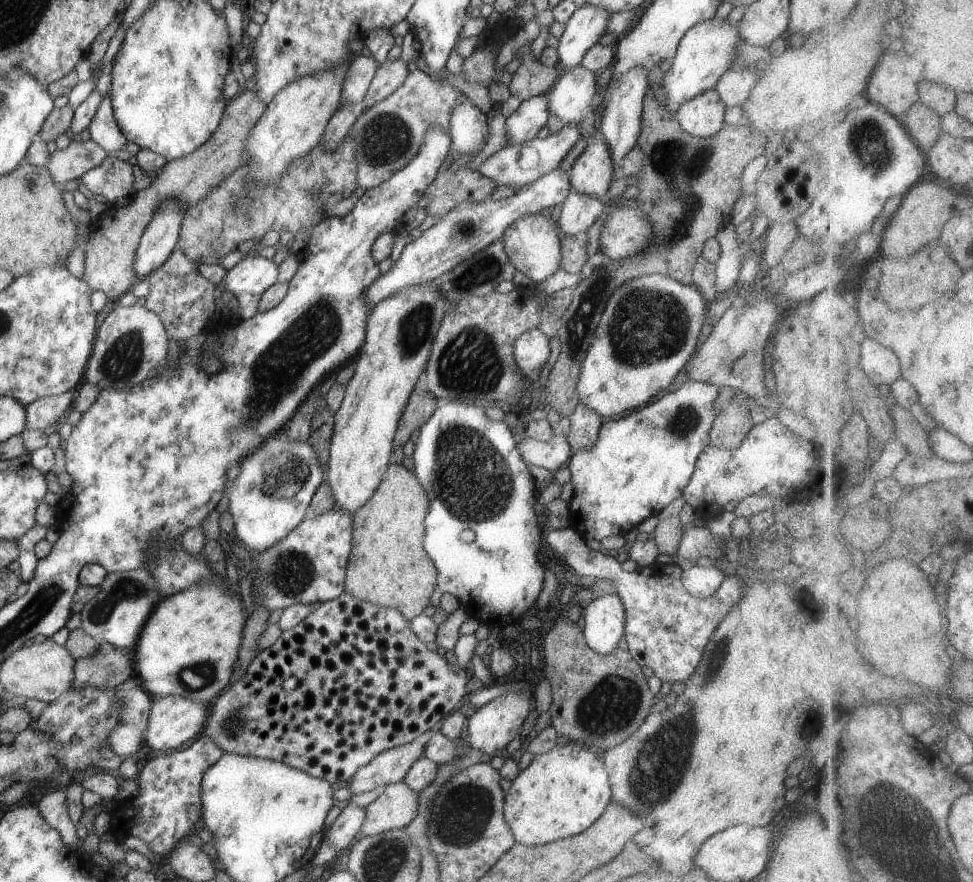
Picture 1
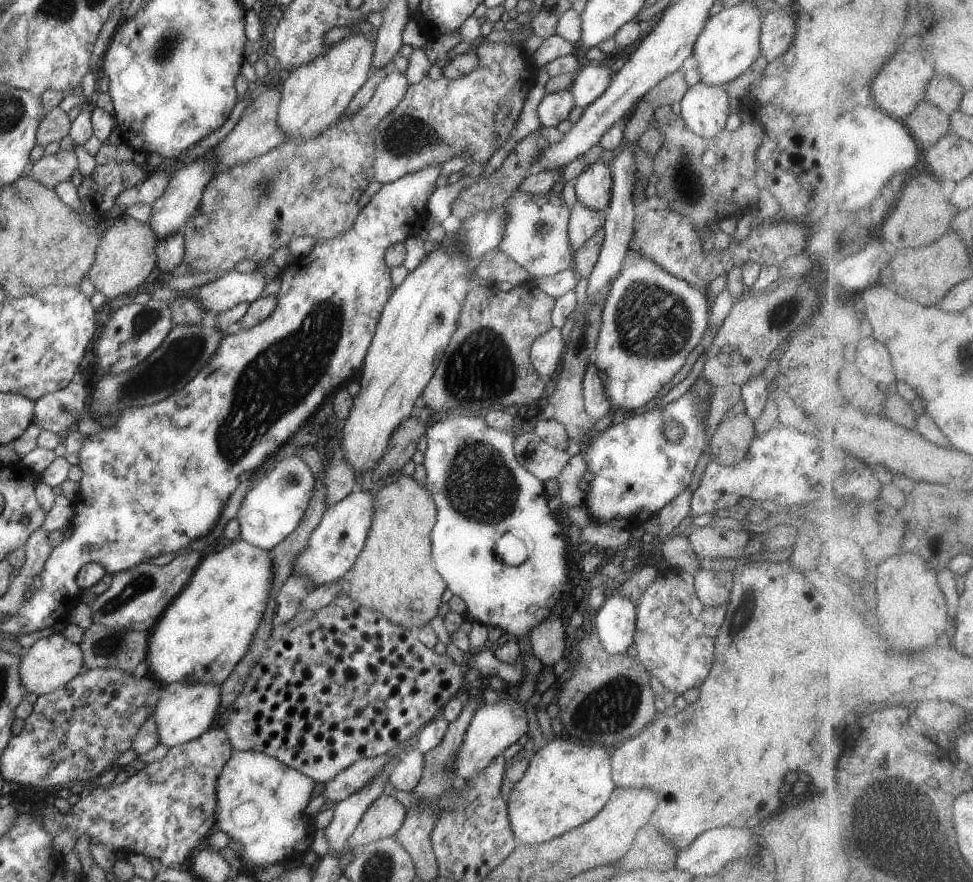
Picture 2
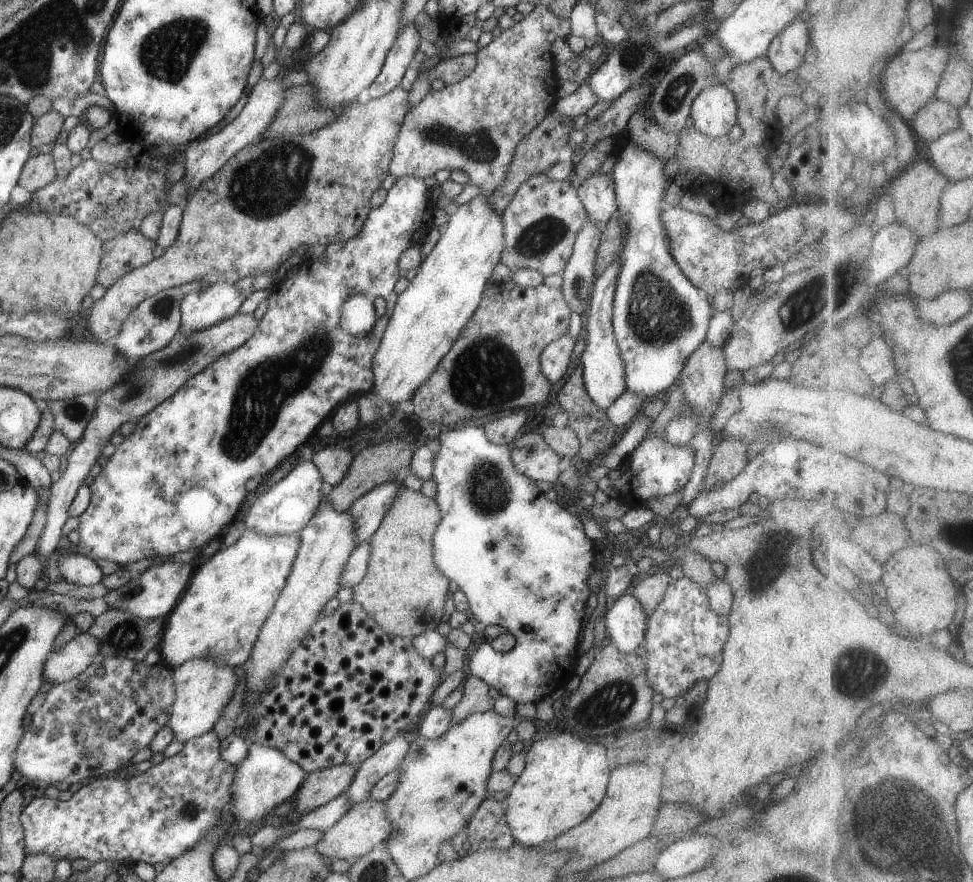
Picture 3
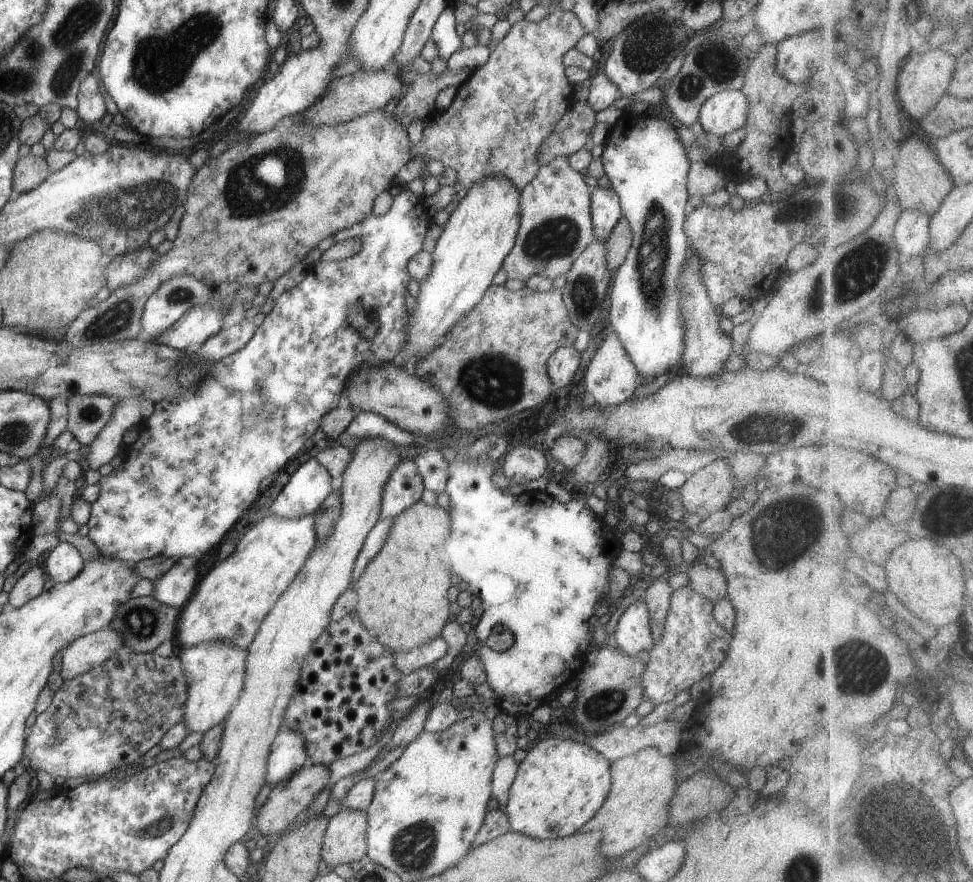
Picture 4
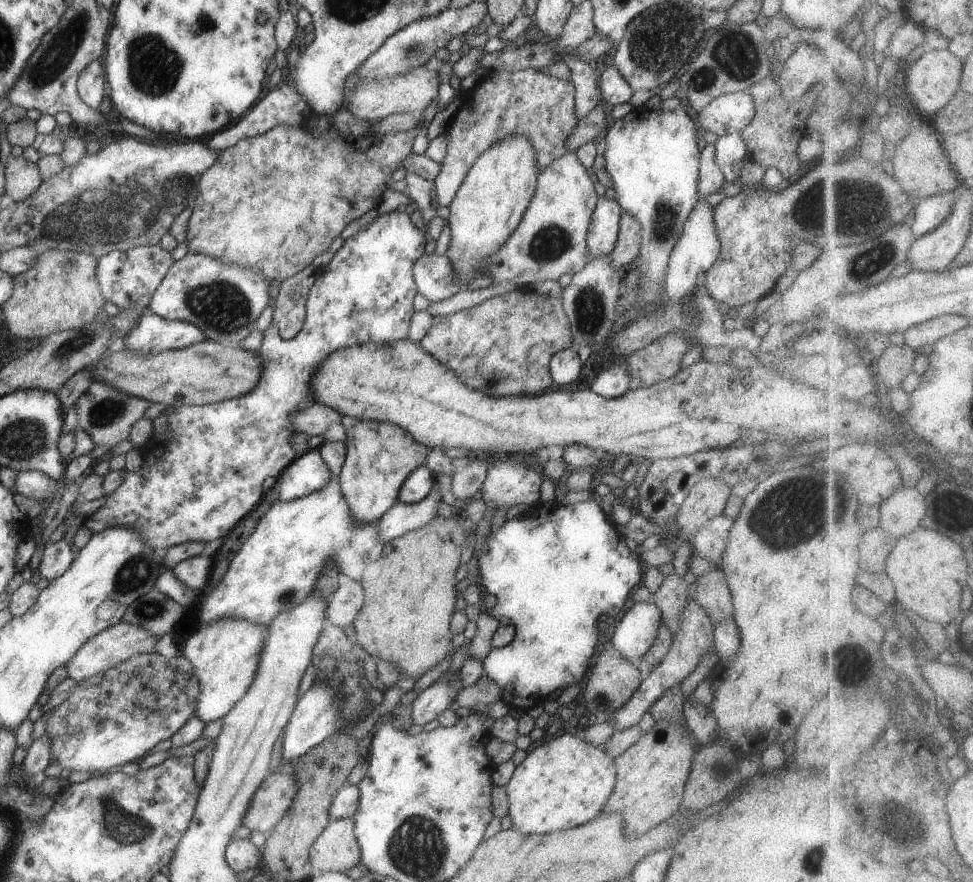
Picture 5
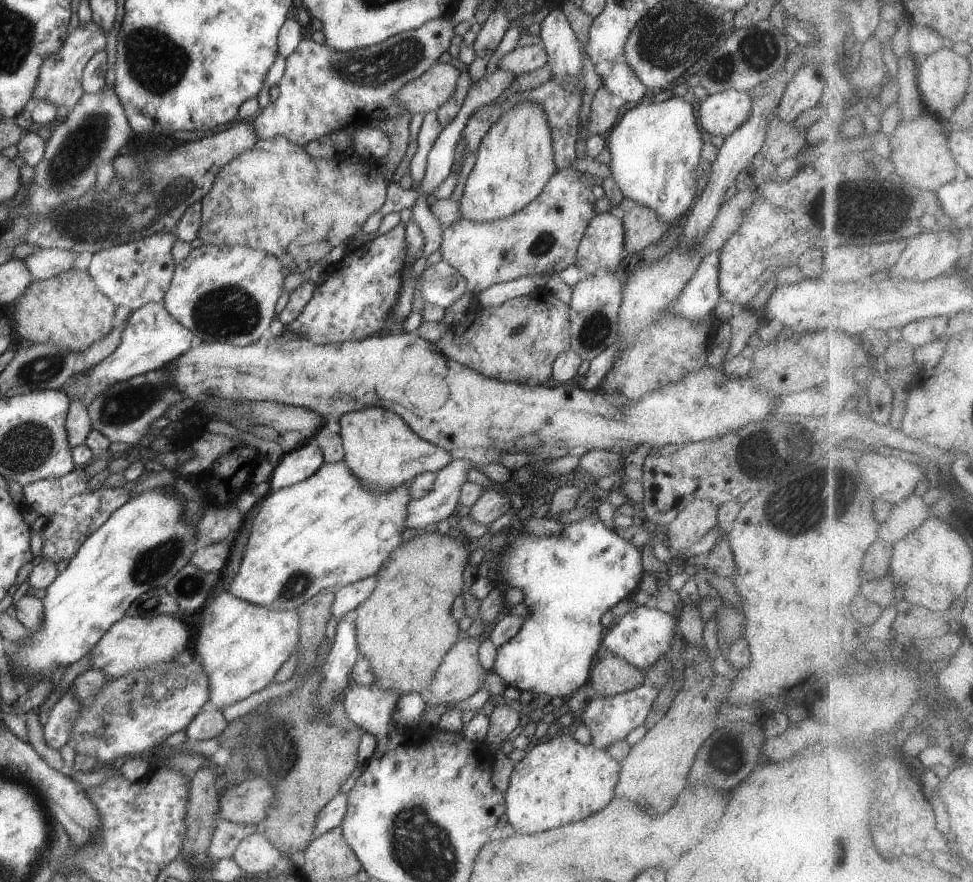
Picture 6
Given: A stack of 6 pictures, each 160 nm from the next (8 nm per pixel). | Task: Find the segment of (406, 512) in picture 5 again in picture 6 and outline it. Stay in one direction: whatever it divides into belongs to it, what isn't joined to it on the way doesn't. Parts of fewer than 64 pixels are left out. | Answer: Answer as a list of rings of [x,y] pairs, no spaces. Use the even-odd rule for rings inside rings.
[[[454,459],[435,473],[433,489],[426,496],[408,503],[407,528],[424,530],[426,525],[449,517],[460,506],[462,487],[468,482],[468,471],[474,466],[469,460]]]

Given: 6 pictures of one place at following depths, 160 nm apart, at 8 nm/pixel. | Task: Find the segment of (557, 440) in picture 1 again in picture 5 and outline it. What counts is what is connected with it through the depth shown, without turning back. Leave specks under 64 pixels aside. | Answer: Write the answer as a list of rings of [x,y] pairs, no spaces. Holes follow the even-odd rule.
[[[498,460],[487,470],[487,477],[483,482],[478,494],[480,500],[488,506],[493,505],[502,512],[514,505],[526,505],[532,507],[540,500],[540,484],[543,482],[541,476],[535,471],[526,469],[522,464],[514,460]]]

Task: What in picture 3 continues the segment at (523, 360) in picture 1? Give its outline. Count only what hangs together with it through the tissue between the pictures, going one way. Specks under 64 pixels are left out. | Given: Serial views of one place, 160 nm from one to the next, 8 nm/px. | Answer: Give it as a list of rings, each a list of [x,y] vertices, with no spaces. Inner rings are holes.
[[[566,334],[552,341],[542,351],[541,369],[550,384],[554,384],[566,376],[566,370],[570,366],[570,358],[573,357],[574,345],[574,338],[570,334]]]

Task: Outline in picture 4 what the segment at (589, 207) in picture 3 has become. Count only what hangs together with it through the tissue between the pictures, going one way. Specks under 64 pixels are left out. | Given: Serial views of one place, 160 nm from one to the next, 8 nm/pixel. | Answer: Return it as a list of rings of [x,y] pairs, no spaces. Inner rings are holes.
[[[596,187],[592,189],[591,196],[591,221],[596,240],[606,242],[612,229],[622,218],[619,195],[613,189]]]

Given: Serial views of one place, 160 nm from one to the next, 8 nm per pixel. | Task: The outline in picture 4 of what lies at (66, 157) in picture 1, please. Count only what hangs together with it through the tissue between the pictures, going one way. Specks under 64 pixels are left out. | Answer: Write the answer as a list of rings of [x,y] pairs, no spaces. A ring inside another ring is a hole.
[[[28,154],[19,158],[13,170],[12,198],[15,199],[22,193],[30,192],[40,186],[49,174],[48,163],[44,157]]]

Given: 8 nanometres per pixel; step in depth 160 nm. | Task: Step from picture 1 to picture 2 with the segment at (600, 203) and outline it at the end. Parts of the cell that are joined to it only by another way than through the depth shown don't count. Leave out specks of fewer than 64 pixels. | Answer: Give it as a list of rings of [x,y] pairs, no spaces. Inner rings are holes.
[[[578,202],[574,204],[568,223],[569,241],[574,253],[603,226],[605,213]]]

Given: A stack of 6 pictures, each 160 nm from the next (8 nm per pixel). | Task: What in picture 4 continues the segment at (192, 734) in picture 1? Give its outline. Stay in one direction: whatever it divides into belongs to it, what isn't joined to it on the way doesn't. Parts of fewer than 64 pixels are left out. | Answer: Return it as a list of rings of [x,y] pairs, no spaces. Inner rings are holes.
[[[206,641],[191,647],[183,647],[176,651],[178,658],[182,661],[185,670],[187,688],[187,701],[185,702],[185,713],[183,721],[191,732],[205,733],[216,725],[222,725],[228,713],[242,694],[245,681],[245,668],[247,663],[247,649],[224,641]]]

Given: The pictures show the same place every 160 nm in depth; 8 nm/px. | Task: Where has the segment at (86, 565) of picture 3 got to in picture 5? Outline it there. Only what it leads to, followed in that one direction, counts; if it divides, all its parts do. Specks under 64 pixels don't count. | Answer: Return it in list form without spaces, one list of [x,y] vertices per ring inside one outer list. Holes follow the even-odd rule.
[[[64,537],[54,544],[46,543],[37,577],[44,576],[46,580],[54,580],[66,572],[73,560],[72,548]]]

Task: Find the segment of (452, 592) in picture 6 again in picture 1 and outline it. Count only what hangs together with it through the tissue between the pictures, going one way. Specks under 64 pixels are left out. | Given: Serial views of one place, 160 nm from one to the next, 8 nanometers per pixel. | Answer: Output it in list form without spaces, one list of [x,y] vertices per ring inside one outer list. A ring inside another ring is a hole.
[[[393,462],[370,500],[353,514],[353,545],[346,565],[346,593],[379,607],[393,608],[408,622],[424,612],[424,608],[430,604],[432,592],[437,588],[437,570],[423,547],[424,521],[429,513],[429,504],[426,489],[418,477],[404,465]]]

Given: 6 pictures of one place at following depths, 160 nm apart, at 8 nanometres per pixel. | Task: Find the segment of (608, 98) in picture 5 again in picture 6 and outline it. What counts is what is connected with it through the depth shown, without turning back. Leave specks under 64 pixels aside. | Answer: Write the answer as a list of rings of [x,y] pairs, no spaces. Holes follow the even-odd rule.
[[[623,58],[613,63],[610,75],[602,80],[614,96],[622,97],[626,103],[638,104],[650,96],[649,88]]]

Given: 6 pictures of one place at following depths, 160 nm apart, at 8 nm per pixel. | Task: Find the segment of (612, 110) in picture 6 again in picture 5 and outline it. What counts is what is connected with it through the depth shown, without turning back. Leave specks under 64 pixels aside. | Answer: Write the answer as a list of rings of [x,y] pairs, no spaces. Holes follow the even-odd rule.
[[[602,102],[588,116],[579,119],[576,128],[574,128],[571,137],[568,139],[568,151],[576,151],[579,146],[596,140],[600,136],[604,138],[604,134],[606,134],[605,123],[608,114],[609,109]]]

